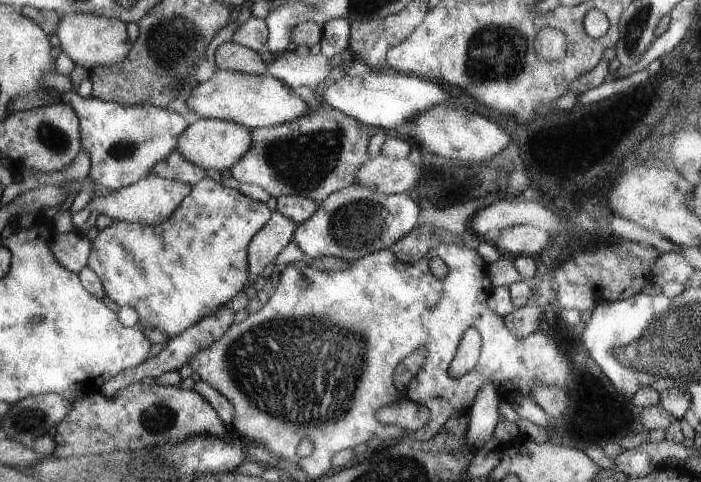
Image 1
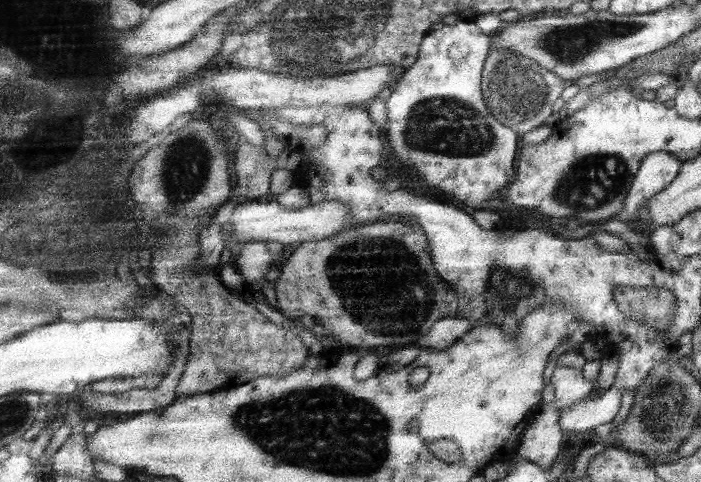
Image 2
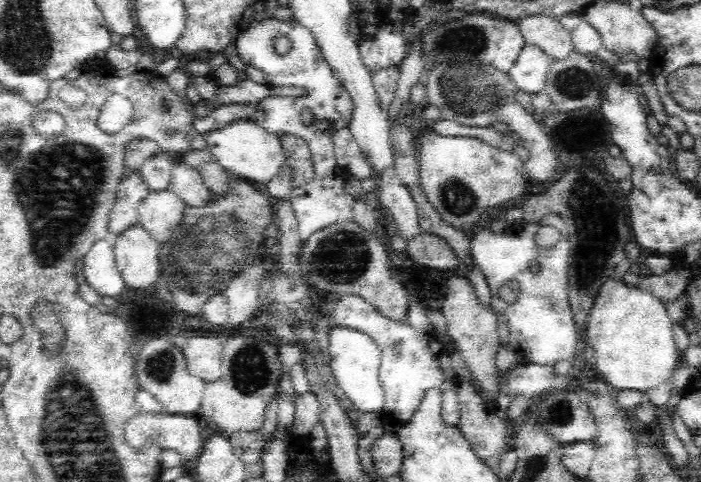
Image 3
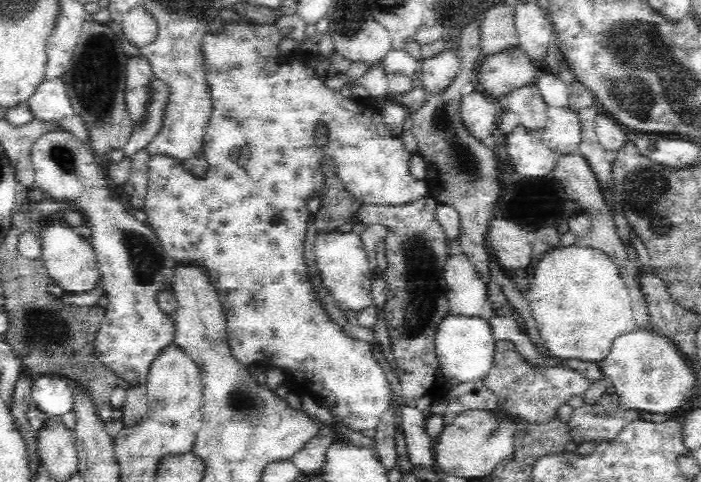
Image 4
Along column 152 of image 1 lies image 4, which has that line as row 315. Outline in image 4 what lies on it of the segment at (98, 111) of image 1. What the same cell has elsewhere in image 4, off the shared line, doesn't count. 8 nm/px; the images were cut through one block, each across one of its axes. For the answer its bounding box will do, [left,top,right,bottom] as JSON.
[30,130,178,386]

